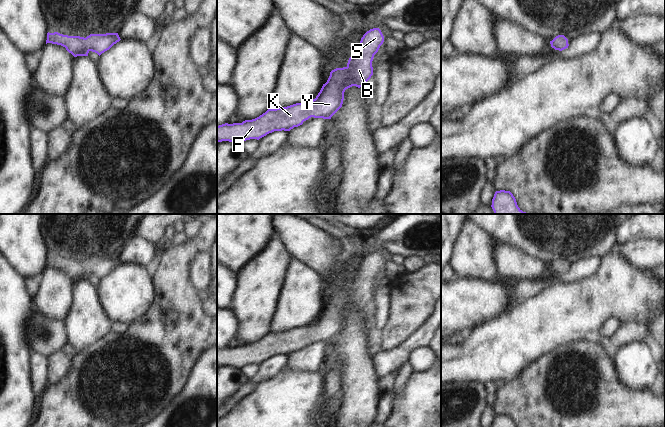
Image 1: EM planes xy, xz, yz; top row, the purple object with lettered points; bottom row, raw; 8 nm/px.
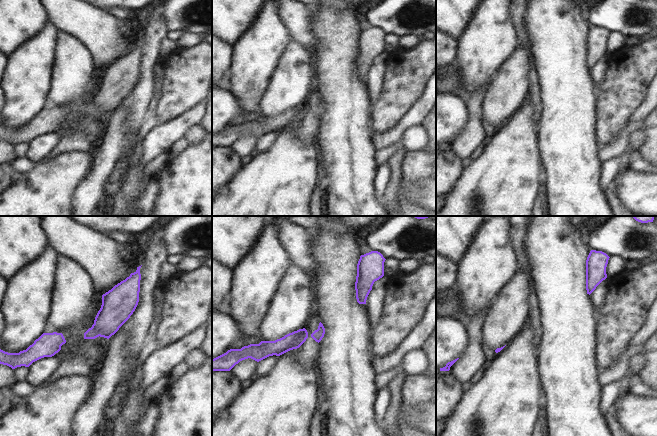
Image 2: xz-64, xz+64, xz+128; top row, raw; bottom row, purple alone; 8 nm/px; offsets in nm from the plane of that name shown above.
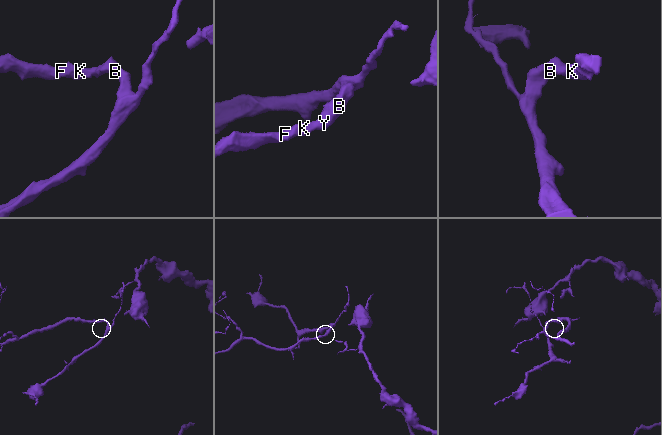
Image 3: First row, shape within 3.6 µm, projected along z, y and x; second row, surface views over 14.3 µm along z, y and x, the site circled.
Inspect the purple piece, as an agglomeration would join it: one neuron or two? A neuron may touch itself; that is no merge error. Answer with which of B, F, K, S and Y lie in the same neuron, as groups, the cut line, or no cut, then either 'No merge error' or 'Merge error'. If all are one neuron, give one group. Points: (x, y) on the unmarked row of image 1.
Groups: B F K S Y. No split. No merge error

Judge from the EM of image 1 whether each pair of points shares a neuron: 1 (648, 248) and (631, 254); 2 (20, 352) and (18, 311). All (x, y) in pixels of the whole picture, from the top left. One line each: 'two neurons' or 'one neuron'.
1: one neuron
2: one neuron

